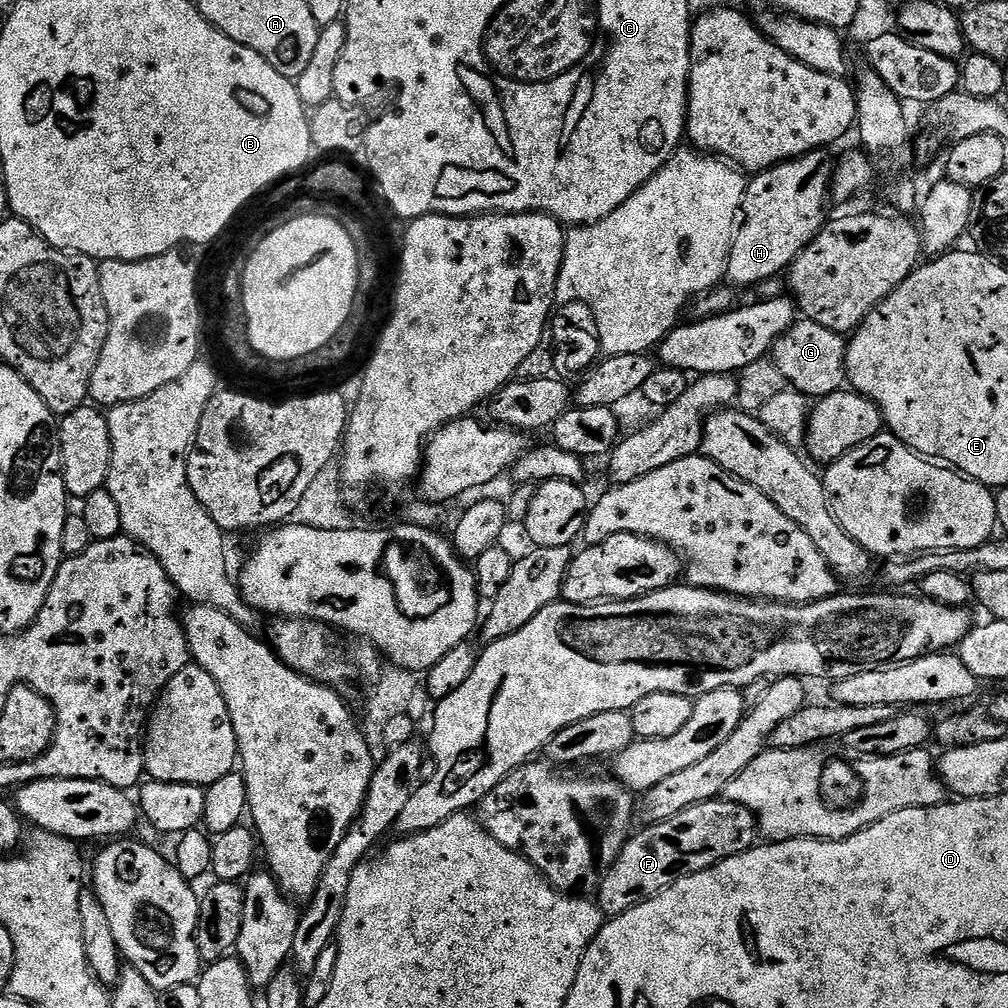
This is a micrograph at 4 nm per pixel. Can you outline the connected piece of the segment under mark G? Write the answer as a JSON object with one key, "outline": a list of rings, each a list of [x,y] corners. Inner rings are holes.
{"outline":[[[800,318],[785,336],[776,340],[770,356],[791,387],[809,398],[819,398],[845,387],[847,353],[848,340],[841,333],[826,330],[826,326],[818,326],[818,322],[813,320]]]}

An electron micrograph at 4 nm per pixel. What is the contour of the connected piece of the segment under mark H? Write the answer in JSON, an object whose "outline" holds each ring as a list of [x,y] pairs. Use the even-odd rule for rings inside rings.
{"outline":[[[824,150],[807,152],[805,156],[776,164],[772,168],[765,168],[748,180],[742,215],[739,217],[738,227],[732,238],[732,253],[728,256],[726,280],[733,289],[752,288],[755,284],[774,279],[780,271],[781,275],[792,267],[800,251],[822,231],[826,223],[824,203],[829,203],[830,200],[834,171],[834,160],[831,160],[826,153]]]}

